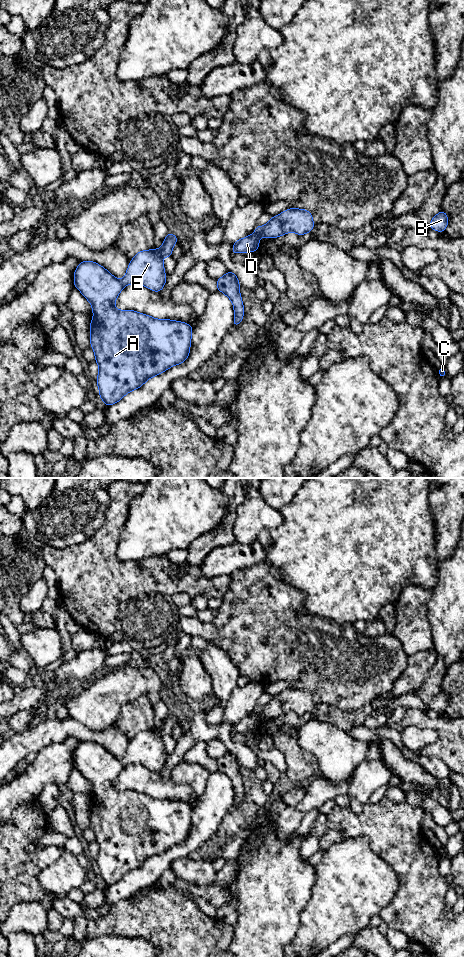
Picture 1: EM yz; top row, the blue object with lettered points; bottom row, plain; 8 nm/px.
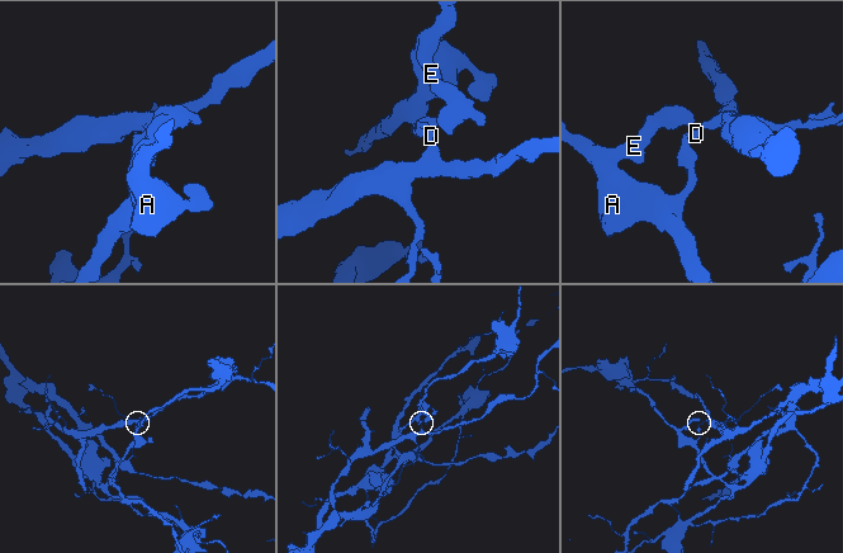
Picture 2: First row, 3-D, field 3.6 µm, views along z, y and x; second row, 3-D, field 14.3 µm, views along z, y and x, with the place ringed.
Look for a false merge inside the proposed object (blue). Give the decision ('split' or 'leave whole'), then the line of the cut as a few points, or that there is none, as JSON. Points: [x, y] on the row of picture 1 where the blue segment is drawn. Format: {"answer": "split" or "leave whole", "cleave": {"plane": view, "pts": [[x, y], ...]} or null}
{"answer": "split", "cleave": {"plane": "yz", "pts": [[255, 232], [259, 236]]}}

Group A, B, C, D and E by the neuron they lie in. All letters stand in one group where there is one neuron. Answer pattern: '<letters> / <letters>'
A D E / B C

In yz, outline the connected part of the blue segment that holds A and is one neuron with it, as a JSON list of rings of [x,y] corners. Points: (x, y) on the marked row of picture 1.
[[[168,233],[160,249],[138,252],[127,268],[125,276],[118,280],[103,266],[94,261],[82,261],[74,272],[74,287],[90,302],[93,319],[90,322],[90,345],[99,366],[97,386],[106,406],[120,401],[129,392],[140,388],[150,378],[174,365],[182,364],[189,356],[192,326],[175,320],[160,320],[134,310],[118,310],[114,307],[122,289],[130,284],[141,284],[151,291],[160,292],[166,277],[163,258],[172,257],[178,238]]]

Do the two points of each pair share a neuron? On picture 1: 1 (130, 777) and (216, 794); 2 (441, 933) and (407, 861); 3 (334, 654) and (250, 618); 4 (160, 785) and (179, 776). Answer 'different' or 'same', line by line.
1: different
2: same
3: same
4: different

